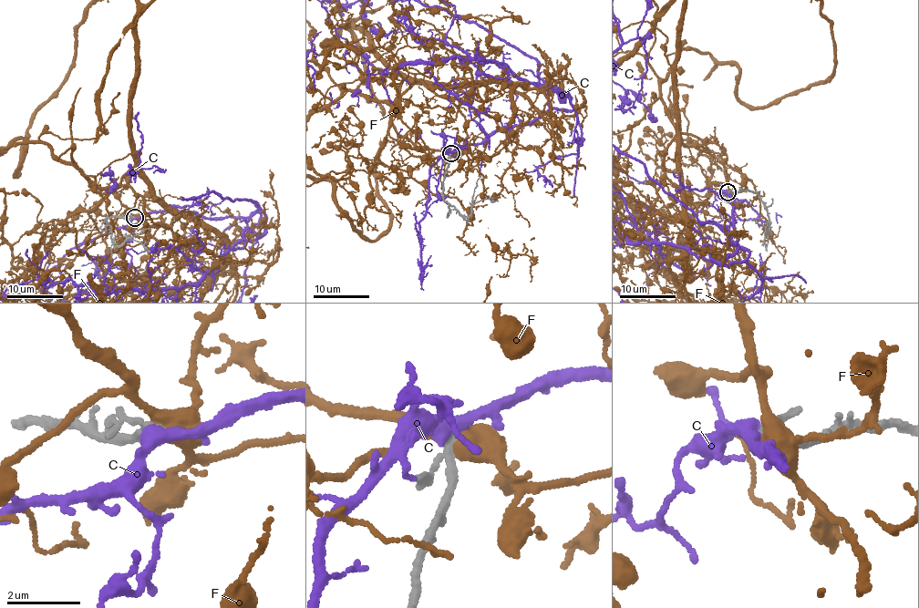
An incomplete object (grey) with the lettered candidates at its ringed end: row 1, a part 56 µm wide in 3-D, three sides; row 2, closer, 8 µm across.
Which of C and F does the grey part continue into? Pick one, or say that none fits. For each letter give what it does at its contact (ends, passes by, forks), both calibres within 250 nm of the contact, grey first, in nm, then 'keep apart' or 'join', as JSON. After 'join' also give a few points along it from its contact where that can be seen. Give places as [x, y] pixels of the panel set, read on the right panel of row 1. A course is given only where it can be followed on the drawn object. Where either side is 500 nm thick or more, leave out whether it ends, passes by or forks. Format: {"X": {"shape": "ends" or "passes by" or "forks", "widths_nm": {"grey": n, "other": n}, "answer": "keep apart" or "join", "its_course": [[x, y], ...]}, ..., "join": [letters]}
{"C": {"shape": "passes by", "widths_nm": {"grey": 180, "other": 380}, "answer": "join"}, "F": {"shape": "passes by", "widths_nm": {"grey": 200, "other": 440}, "answer": "keep apart"}, "join": ["C"]}

